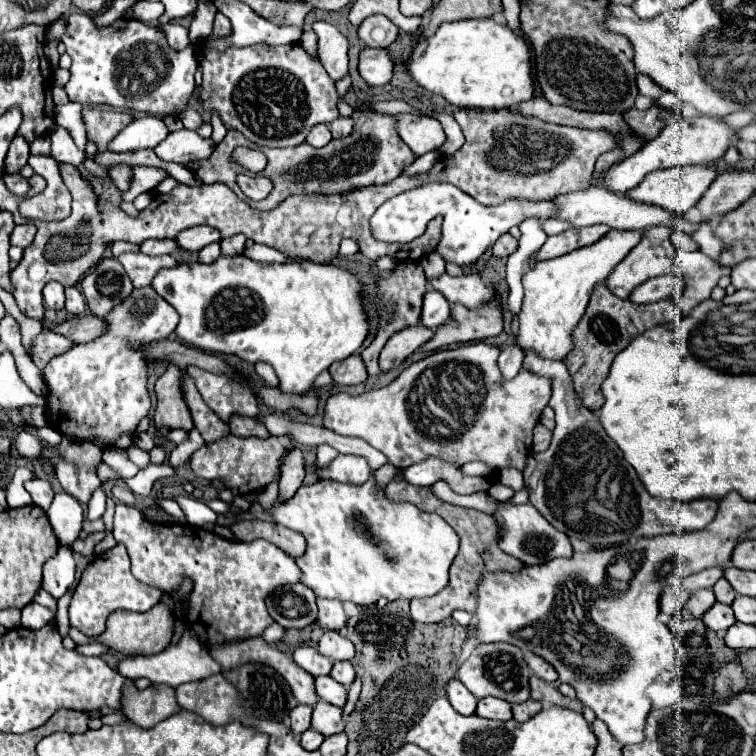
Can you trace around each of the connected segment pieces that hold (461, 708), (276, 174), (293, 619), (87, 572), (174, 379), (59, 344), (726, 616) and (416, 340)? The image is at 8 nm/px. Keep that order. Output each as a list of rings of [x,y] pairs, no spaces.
[[[451,680],[447,684],[447,698],[451,702],[451,706],[463,714],[463,716],[471,716],[475,714],[477,708],[477,698],[459,682],[459,680]]]
[[[367,112],[367,136],[347,136],[341,140],[331,140],[323,148],[313,148],[311,144],[299,144],[295,148],[261,148],[269,158],[267,168],[261,172],[273,182],[271,194],[261,202],[249,202],[251,208],[267,212],[277,208],[291,194],[331,194],[331,192],[349,192],[353,188],[369,186],[369,184],[385,184],[401,174],[413,160],[413,152],[403,144],[401,154],[401,138],[397,138],[395,116]]]
[[[287,584],[275,588],[267,598],[269,616],[283,628],[305,628],[317,618],[317,604],[313,590],[303,584]]]
[[[117,544],[113,550],[103,552],[97,560],[87,564],[87,568],[81,574],[81,580],[73,592],[71,604],[69,604],[69,622],[75,626],[79,632],[85,636],[101,636],[105,632],[105,620],[107,616],[117,610],[149,610],[155,606],[163,596],[163,590],[141,584],[133,574],[131,574],[131,562],[127,548],[123,544]]]
[[[169,364],[165,374],[155,384],[157,394],[157,412],[155,412],[155,424],[157,430],[171,430],[181,428],[189,432],[193,428],[191,412],[183,398],[183,370],[175,364]]]
[[[47,328],[33,340],[31,346],[31,360],[39,366],[39,370],[45,368],[45,362],[51,360],[51,356],[55,356],[57,352],[65,352],[65,348],[69,348],[69,344],[73,344],[69,338],[65,336],[57,336],[55,332],[49,332]]]
[[[715,602],[715,606],[705,612],[705,618],[703,622],[707,624],[707,628],[715,630],[715,632],[725,632],[727,628],[731,628],[737,620],[735,620],[735,614],[731,610],[731,606],[725,606],[725,604],[719,604]]]
[[[421,324],[393,334],[381,350],[381,356],[379,356],[381,370],[389,372],[393,368],[399,368],[405,362],[405,358],[409,358],[421,344],[431,340],[431,336],[433,336],[433,330],[429,330]]]

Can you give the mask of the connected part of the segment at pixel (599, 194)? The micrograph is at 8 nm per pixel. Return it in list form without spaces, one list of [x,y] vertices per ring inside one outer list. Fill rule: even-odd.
[[[587,188],[581,192],[571,192],[567,196],[557,196],[557,204],[561,204],[561,212],[555,218],[569,220],[575,228],[589,224],[607,224],[613,230],[647,230],[651,226],[673,226],[683,234],[693,234],[697,230],[697,222],[689,222],[685,216],[671,216],[659,206],[635,202],[629,196],[613,196],[613,192],[605,192],[601,188]]]

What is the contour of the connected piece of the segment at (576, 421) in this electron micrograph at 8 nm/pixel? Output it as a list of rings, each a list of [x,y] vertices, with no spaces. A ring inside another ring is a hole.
[[[525,352],[525,368],[545,374],[553,380],[553,396],[549,406],[555,410],[557,426],[553,430],[551,446],[545,452],[529,454],[523,470],[529,488],[529,502],[569,538],[589,542],[593,548],[607,548],[627,542],[631,536],[665,534],[667,526],[653,520],[649,498],[653,498],[635,468],[623,460],[623,452],[607,436],[599,416],[581,404],[573,390],[573,380],[563,362],[541,360],[533,352]]]

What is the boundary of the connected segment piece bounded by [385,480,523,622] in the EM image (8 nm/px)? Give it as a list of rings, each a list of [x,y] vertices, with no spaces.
[[[391,480],[385,488],[387,496],[391,500],[409,500],[411,504],[417,504],[417,508],[427,510],[427,512],[435,512],[441,518],[447,520],[447,524],[457,532],[461,546],[459,546],[459,554],[455,556],[453,564],[451,564],[451,580],[449,584],[435,596],[431,598],[415,598],[411,600],[411,618],[415,622],[441,622],[445,618],[449,618],[453,614],[453,610],[467,610],[467,612],[475,612],[477,606],[477,580],[479,576],[489,570],[507,570],[507,572],[517,572],[521,570],[521,562],[505,552],[501,552],[497,548],[497,540],[499,540],[499,528],[493,516],[479,512],[475,508],[463,508],[463,506],[455,506],[449,502],[439,500],[431,488],[421,488],[421,486],[413,486],[405,480]]]

